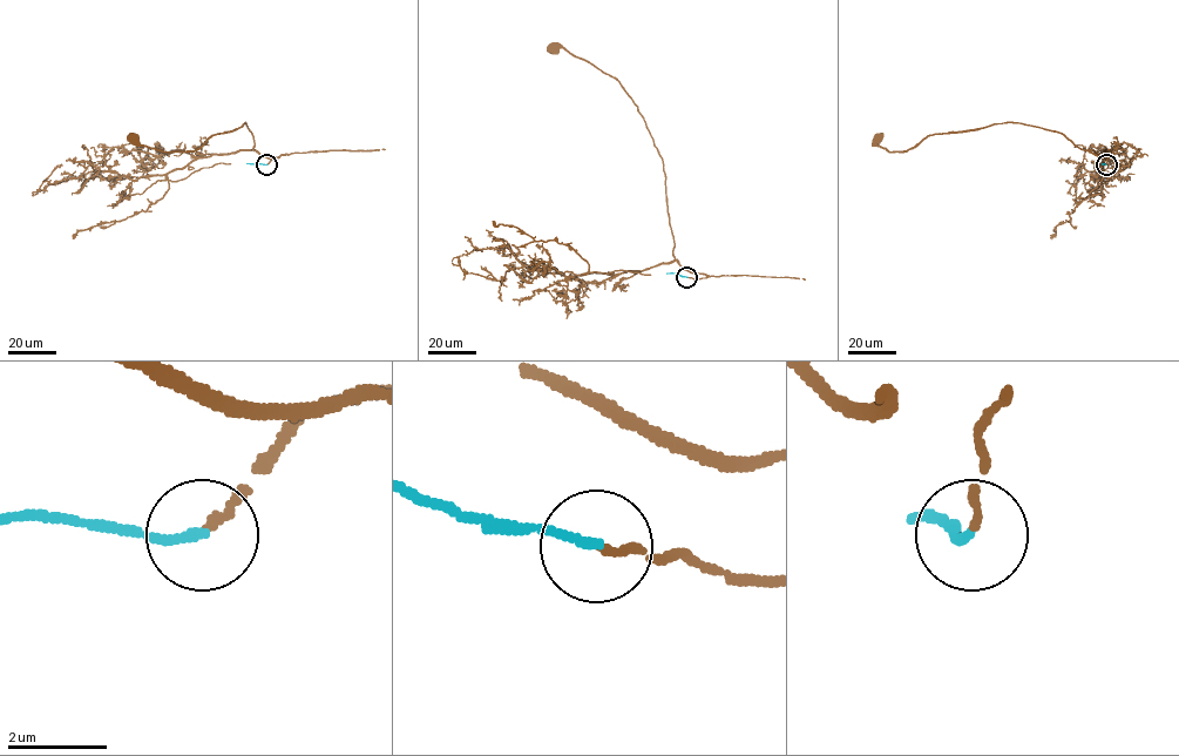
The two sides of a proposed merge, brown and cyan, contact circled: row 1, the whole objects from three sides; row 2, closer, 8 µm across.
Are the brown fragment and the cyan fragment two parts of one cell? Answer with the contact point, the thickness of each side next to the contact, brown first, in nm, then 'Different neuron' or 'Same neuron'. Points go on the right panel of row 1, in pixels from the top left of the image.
Place: (1106, 164). Thickness 150 nm (brown) against 180 nm. Same neuron

